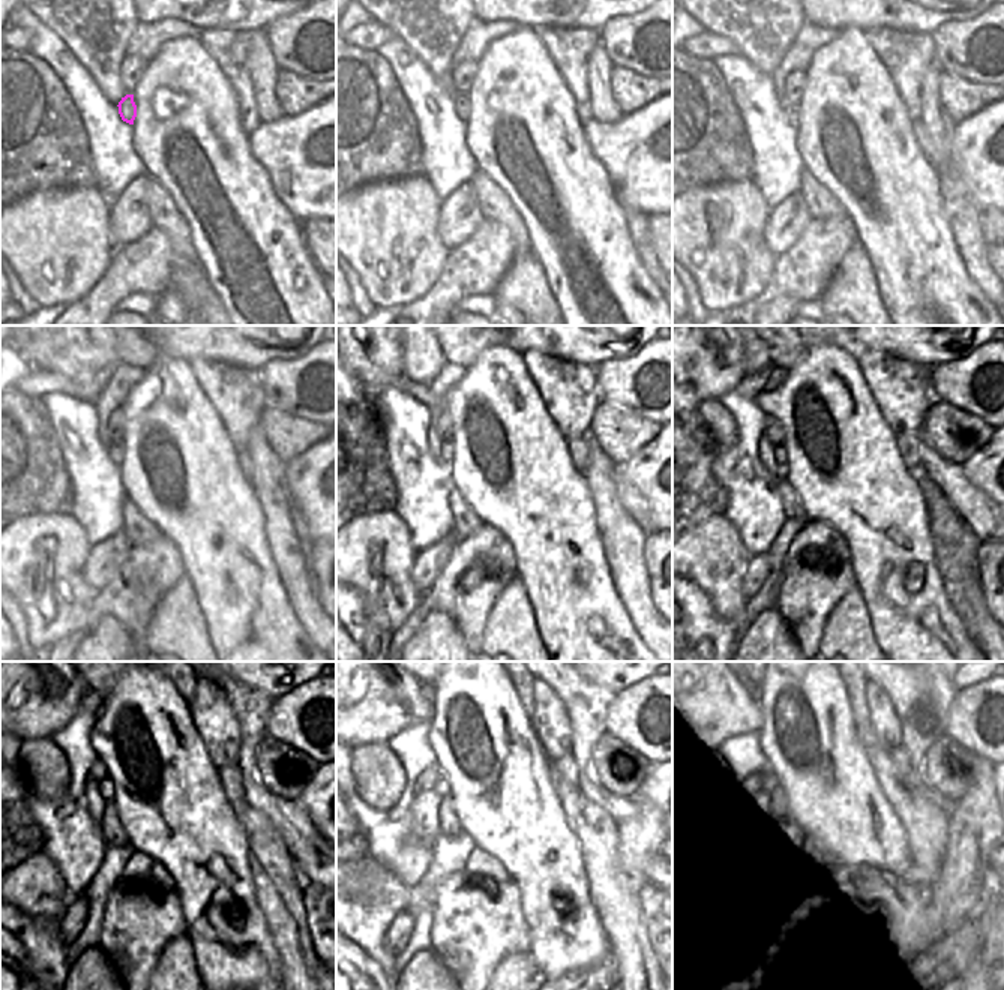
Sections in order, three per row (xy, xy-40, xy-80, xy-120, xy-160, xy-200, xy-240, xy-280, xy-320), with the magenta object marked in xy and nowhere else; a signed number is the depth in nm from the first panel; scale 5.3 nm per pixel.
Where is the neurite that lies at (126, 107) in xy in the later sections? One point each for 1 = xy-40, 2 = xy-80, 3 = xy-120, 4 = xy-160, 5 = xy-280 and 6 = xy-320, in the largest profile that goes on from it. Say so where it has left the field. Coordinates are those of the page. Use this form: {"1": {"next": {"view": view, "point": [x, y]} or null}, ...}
{"1": {"next": {"view": "xy-40", "point": [461, 101]}}, "2": {"next": {"view": "xy-80", "point": [791, 110]}}, "3": {"next": {"view": "xy-120", "point": [116, 452]}}, "4": {"next": {"view": "xy-160", "point": [447, 449]}}, "5": {"next": {"view": "xy-280", "point": [441, 783]}}, "6": {"next": {"view": "xy-320", "point": [776, 786]}}}

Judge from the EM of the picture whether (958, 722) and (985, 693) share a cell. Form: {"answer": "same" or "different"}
{"answer": "same"}

